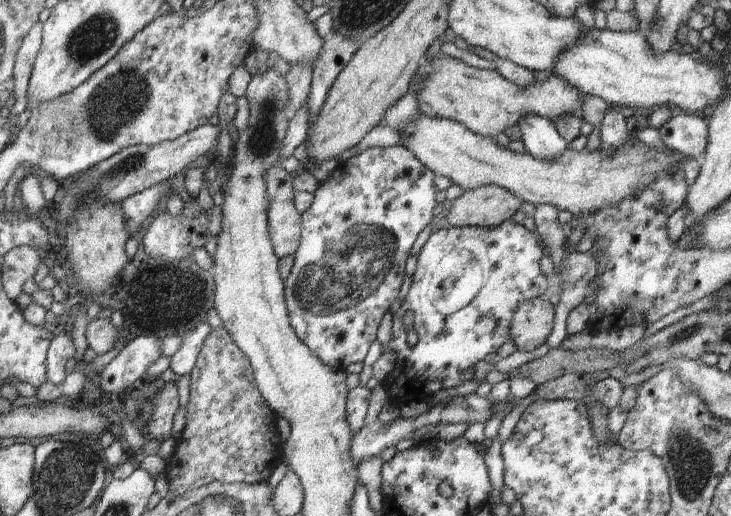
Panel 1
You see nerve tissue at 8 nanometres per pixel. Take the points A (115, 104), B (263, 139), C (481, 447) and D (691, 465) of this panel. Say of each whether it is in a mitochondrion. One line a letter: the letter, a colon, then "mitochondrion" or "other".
A: mitochondrion
B: mitochondrion
C: other
D: mitochondrion

